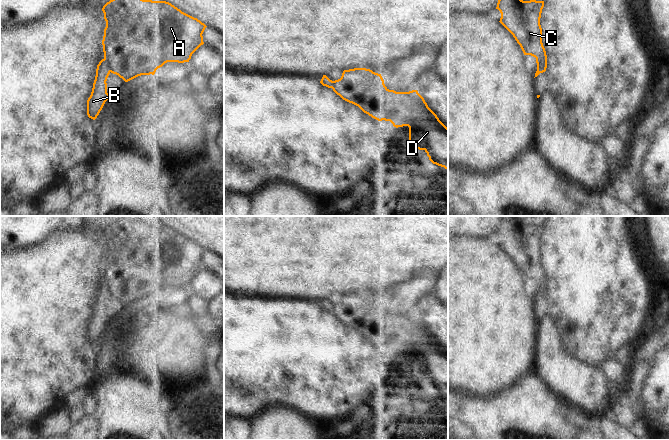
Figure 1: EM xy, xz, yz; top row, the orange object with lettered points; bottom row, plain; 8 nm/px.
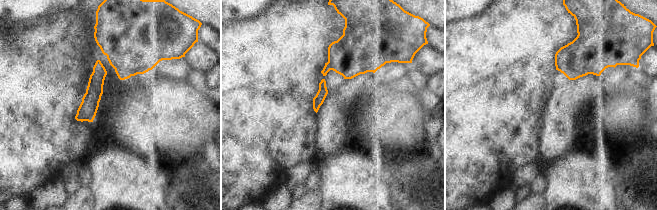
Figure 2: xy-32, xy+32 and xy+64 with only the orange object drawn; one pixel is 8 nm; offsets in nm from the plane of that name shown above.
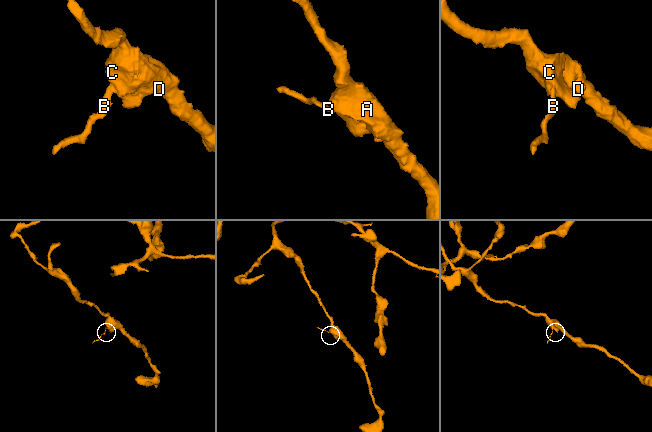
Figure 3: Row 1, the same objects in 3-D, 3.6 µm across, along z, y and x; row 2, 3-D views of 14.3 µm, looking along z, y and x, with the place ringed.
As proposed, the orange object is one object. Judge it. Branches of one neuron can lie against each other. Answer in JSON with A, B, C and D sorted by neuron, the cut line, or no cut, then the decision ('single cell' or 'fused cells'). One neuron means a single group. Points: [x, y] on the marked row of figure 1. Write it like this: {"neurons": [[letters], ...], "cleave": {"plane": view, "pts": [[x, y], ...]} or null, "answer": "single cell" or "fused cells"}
{"neurons": [["A", "C", "D"], ["B"]], "cleave": {"plane": "xy", "pts": [[104, 58], [110, 71]]}, "answer": "fused cells"}

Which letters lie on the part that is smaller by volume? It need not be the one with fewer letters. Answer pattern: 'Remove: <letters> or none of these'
Remove: B

